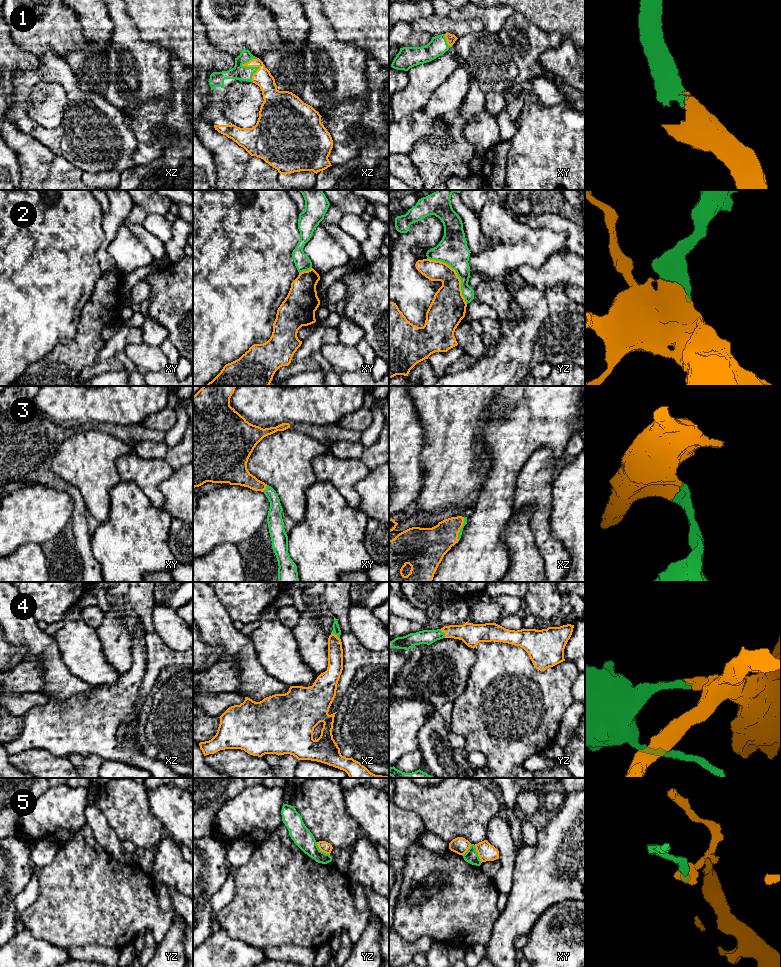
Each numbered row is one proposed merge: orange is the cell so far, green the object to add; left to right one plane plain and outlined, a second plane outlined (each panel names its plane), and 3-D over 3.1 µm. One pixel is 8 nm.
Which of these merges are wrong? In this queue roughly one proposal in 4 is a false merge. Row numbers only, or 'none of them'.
2, 5

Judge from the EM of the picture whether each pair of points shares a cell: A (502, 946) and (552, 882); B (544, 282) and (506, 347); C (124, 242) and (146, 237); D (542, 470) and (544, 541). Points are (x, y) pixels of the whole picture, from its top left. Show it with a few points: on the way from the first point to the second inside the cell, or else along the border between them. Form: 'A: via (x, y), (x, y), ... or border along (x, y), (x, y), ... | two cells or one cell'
A: via (506, 930), (536, 898) | one cell
B: border along (522, 283), (528, 283), (539, 289), (563, 284) | two cells
C: border along (123, 224), (129, 228), (153, 257) | two cells
D: via (542, 488), (542, 523) | one cell

